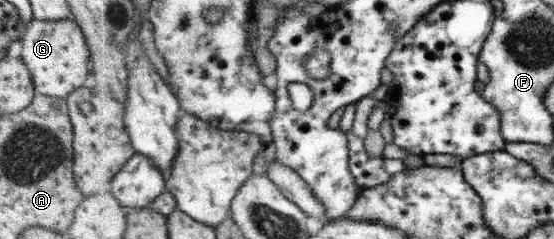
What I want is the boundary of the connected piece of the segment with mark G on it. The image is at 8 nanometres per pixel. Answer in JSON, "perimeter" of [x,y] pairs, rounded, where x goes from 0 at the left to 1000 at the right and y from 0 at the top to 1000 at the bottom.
{"perimeter":[[[56,75],[36,172],[36,243],[51,285],[61,393],[116,410],[162,347],[161,209],[134,79],[72,88]]]}

